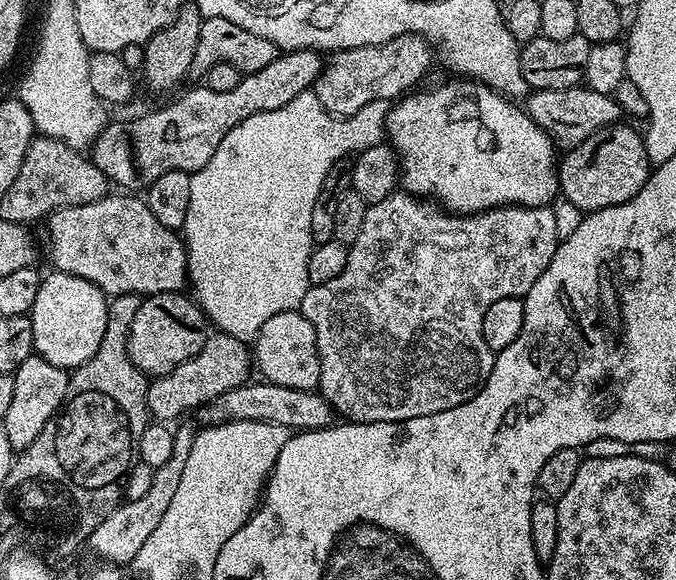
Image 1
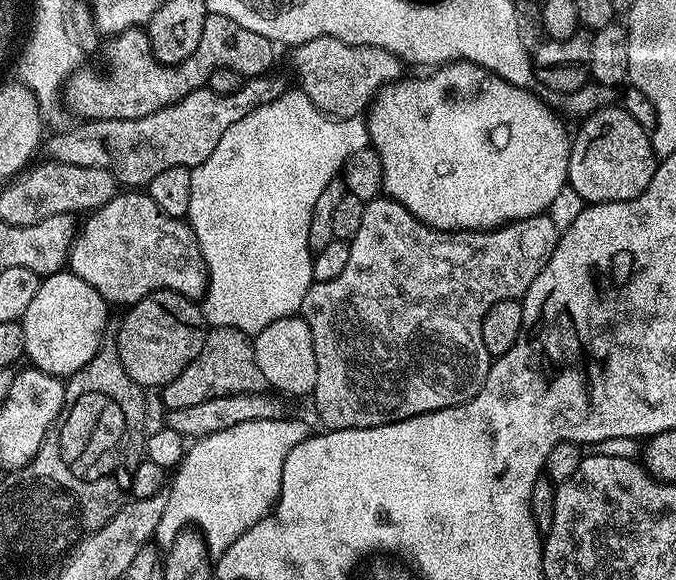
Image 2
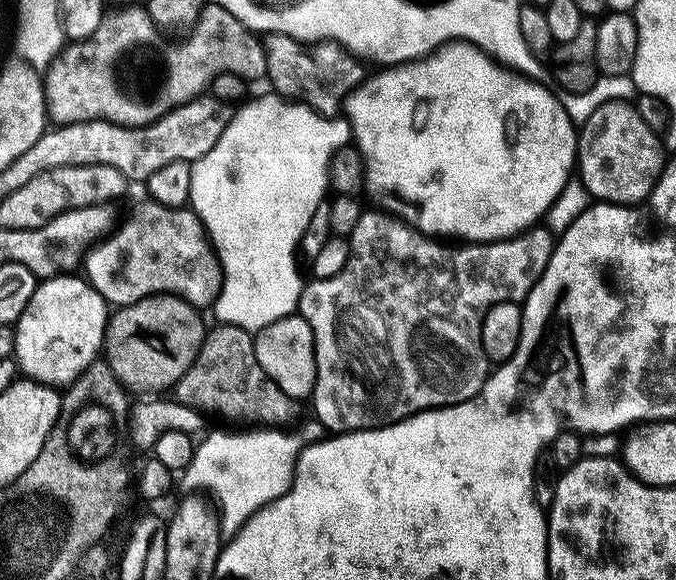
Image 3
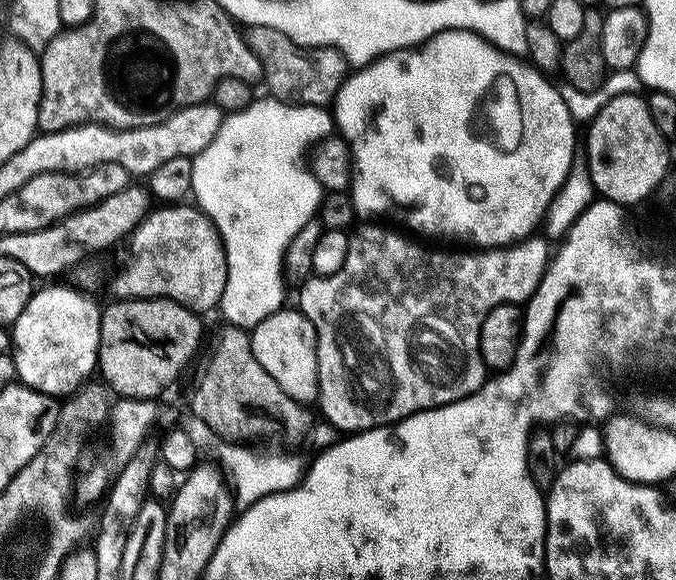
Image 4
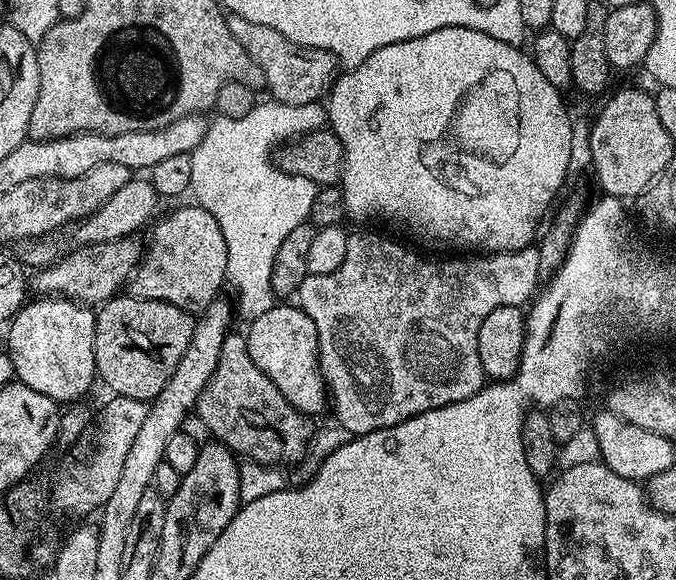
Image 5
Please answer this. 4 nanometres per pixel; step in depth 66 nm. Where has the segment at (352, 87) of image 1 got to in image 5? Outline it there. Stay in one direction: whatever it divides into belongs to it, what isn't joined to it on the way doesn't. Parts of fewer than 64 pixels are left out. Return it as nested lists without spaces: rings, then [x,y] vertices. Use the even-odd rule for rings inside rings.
[[[234,15],[228,16],[228,25],[230,34],[238,38],[242,50],[246,50],[246,54],[250,54],[254,62],[258,62],[258,70],[262,70],[264,88],[277,104],[306,106],[317,103],[325,95],[330,81],[337,75],[338,61],[335,56],[319,50],[313,51],[311,48],[301,48],[293,40],[286,38],[286,34],[278,34],[274,26],[262,26],[258,22],[250,22]]]

